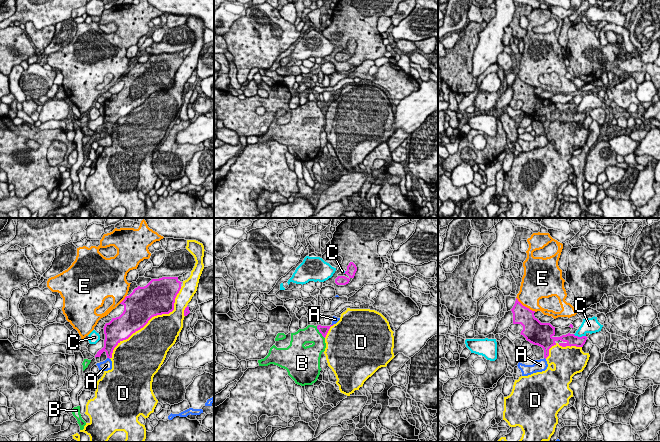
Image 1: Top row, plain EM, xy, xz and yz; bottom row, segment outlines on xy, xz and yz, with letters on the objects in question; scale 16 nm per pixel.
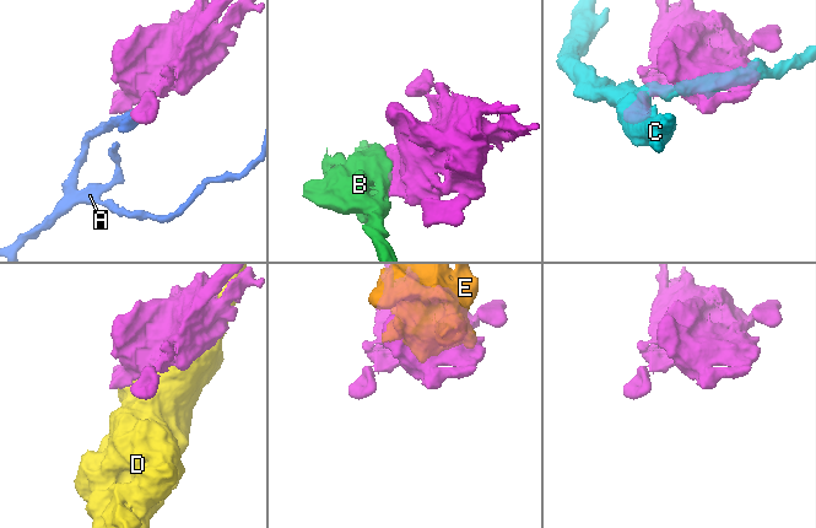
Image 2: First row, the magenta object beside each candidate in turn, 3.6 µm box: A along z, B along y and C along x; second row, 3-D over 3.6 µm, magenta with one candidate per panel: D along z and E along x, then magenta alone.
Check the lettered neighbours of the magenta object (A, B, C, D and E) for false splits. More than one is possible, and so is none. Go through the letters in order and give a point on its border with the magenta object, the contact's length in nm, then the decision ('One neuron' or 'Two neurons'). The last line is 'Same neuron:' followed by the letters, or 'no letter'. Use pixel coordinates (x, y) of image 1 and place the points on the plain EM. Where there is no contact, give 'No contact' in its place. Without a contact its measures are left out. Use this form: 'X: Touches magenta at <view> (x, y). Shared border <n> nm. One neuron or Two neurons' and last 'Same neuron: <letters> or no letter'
A: Touches magenta at xy (108, 133). Shared border 60 nm. Two neurons
B: Touches magenta at xz (319, 107). Shared border 240 nm. Two neurons
C: Touches magenta at yz (579, 113). Shared border 220 nm. Two neurons
D: Touches magenta at xy (149, 95). Shared border 1650 nm. Two neurons
E: Touches magenta at yz (524, 82). Shared border 400 nm. Two neurons
Same neuron: no letter

